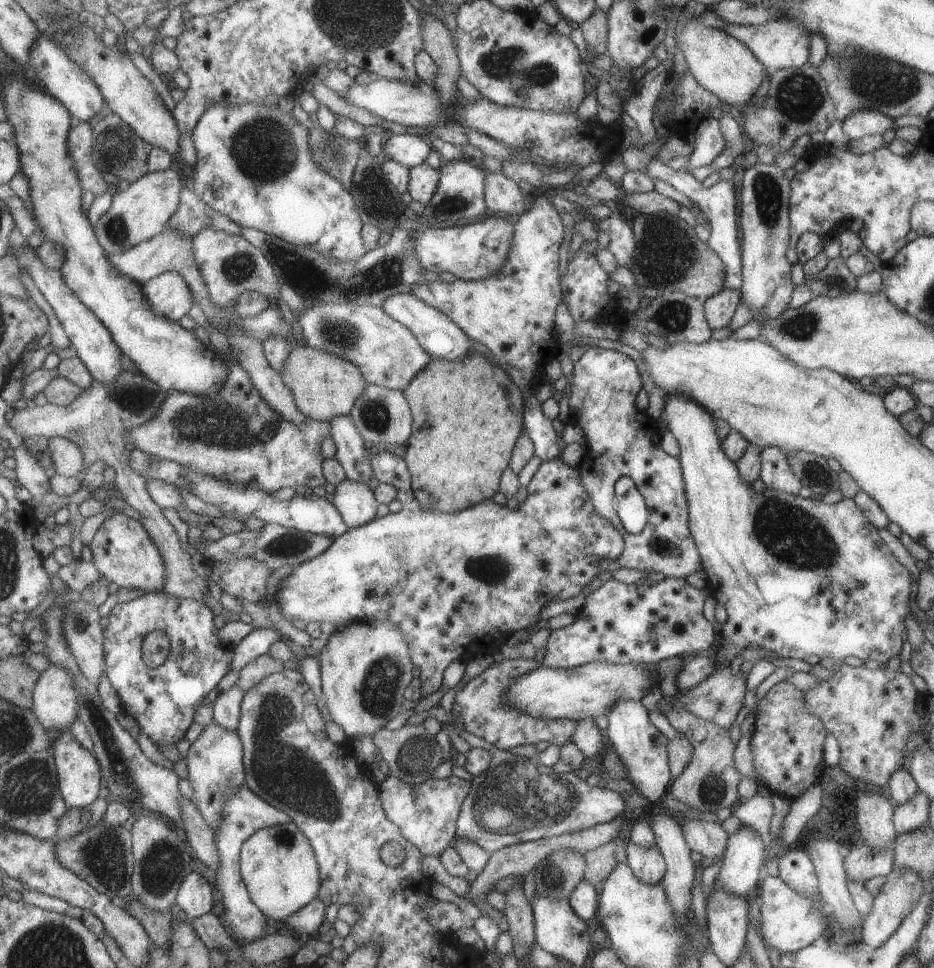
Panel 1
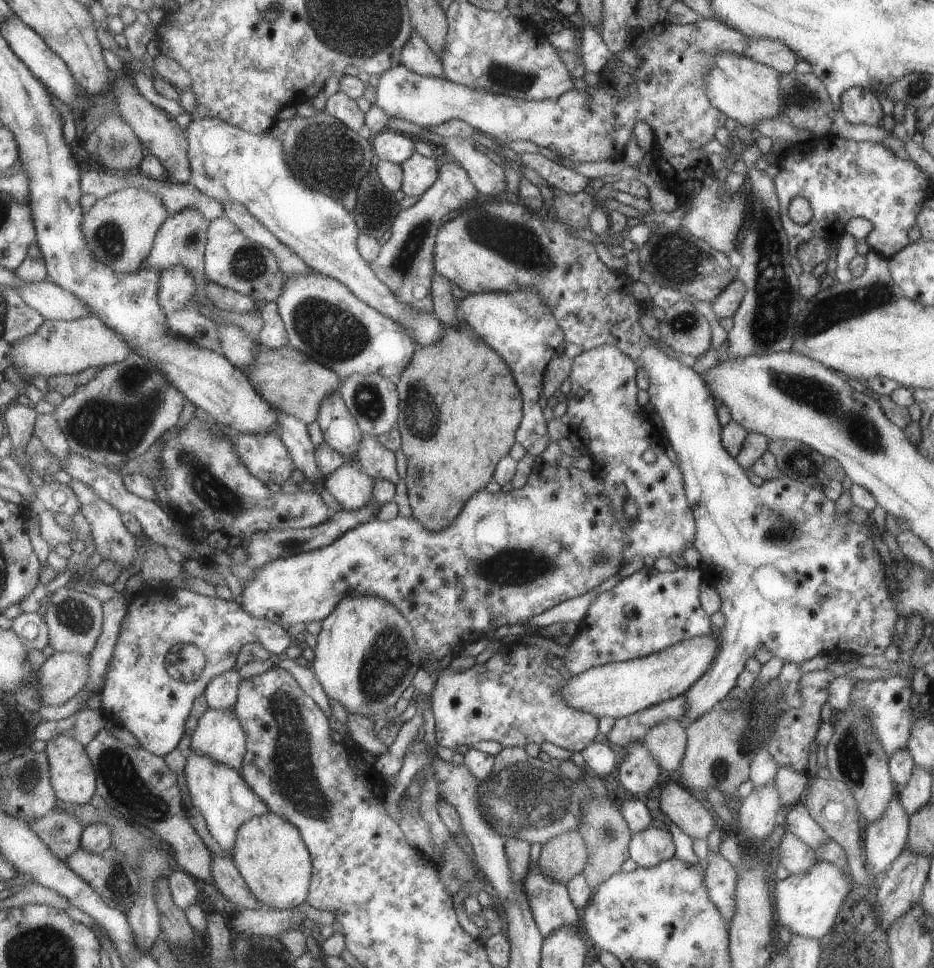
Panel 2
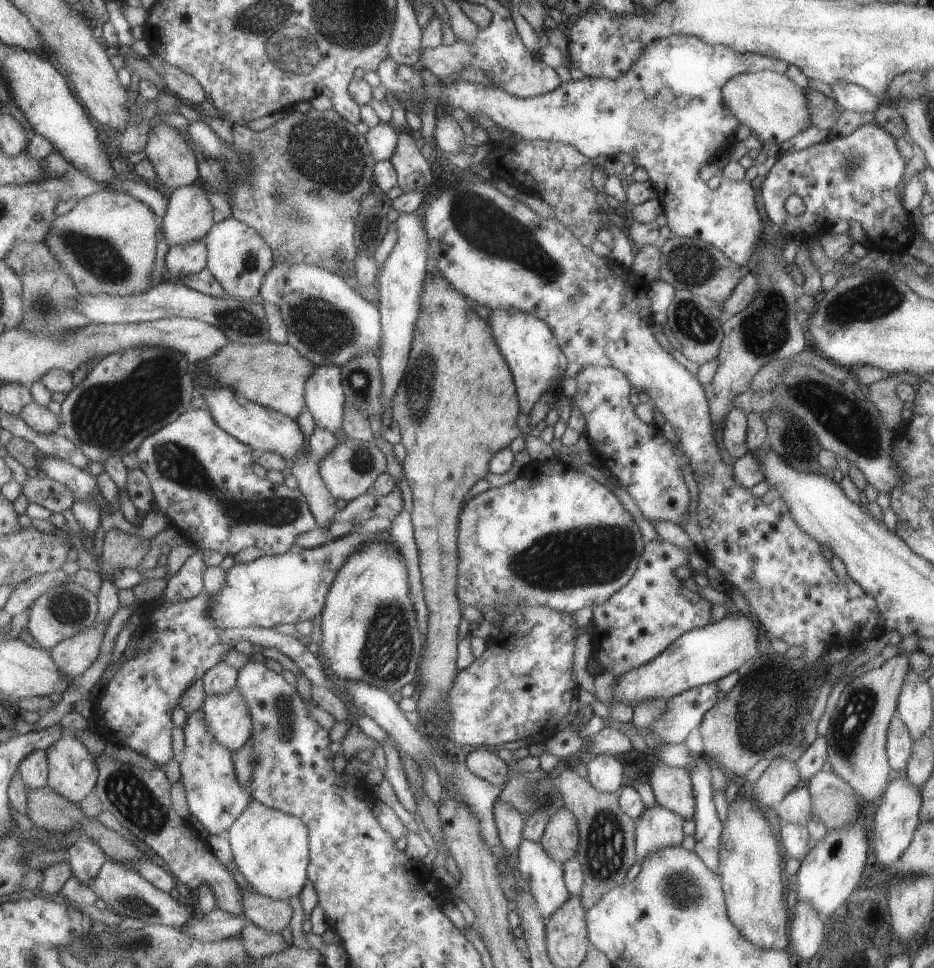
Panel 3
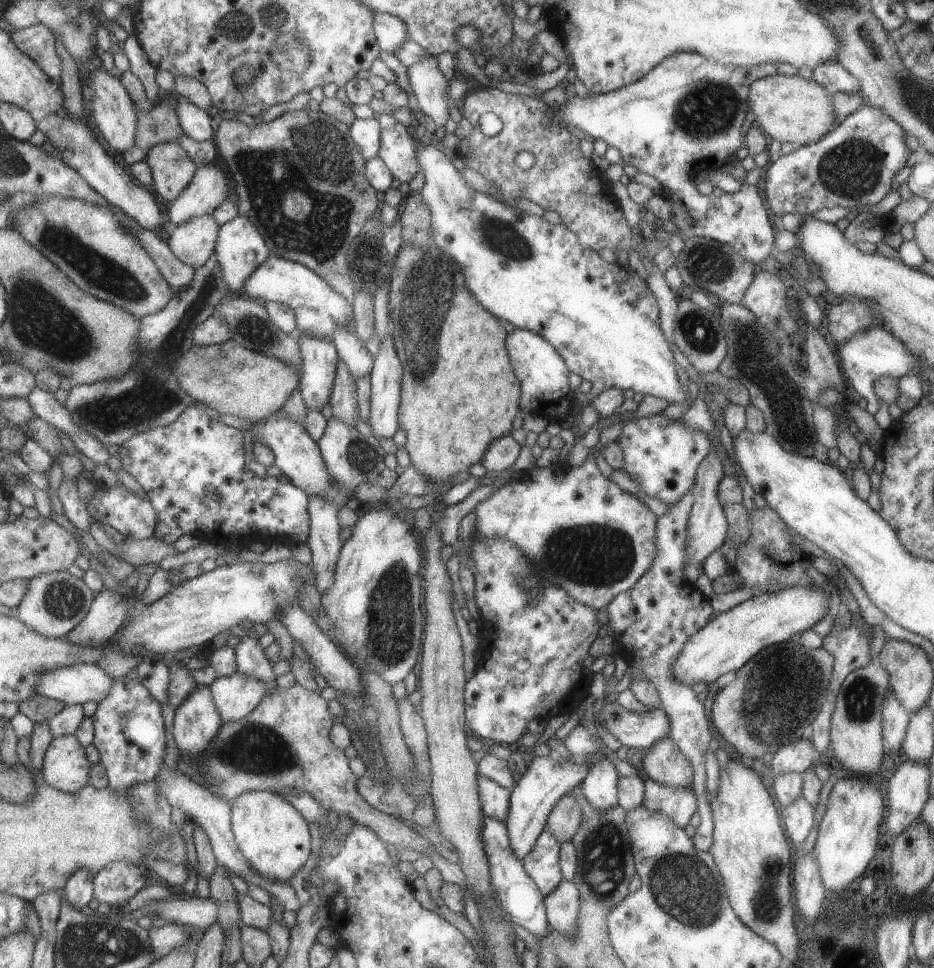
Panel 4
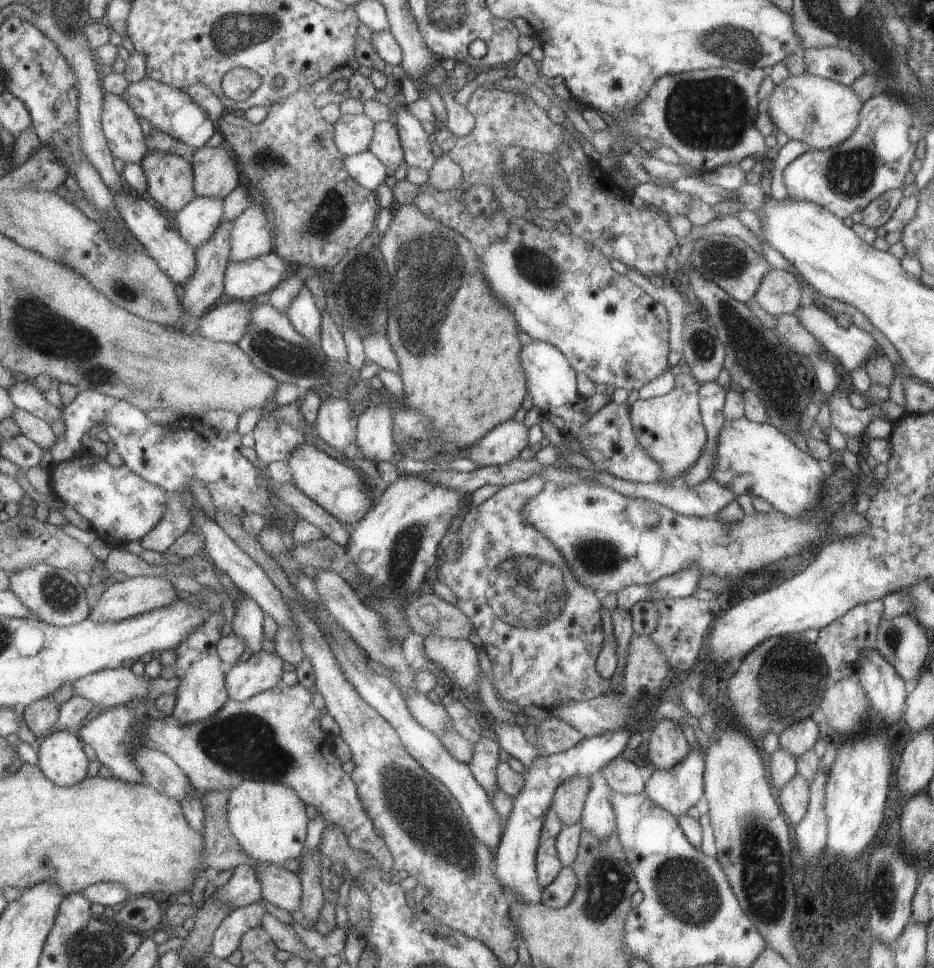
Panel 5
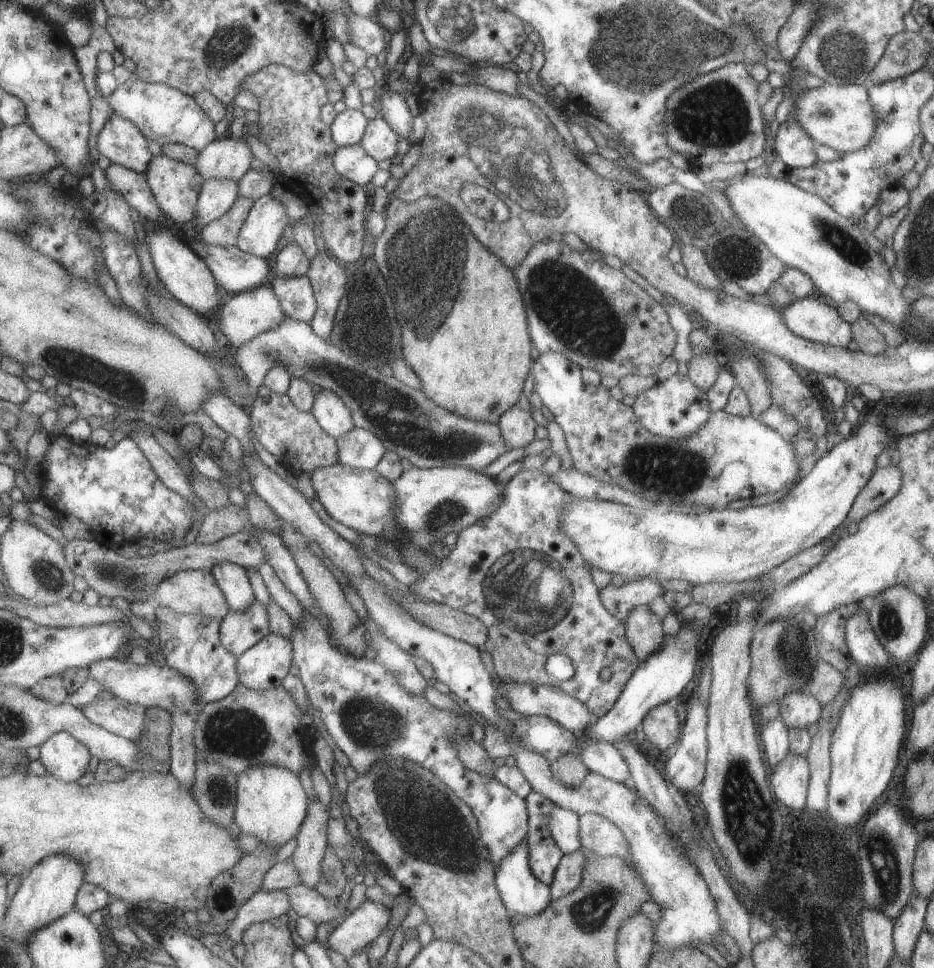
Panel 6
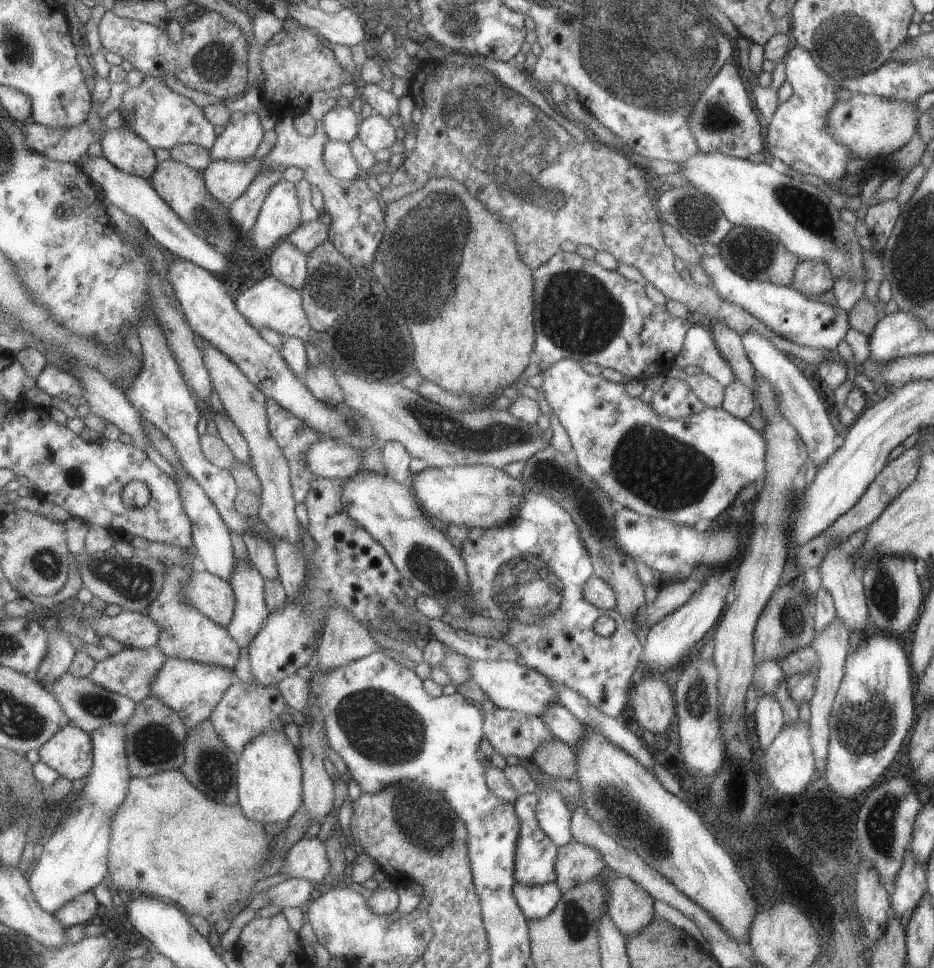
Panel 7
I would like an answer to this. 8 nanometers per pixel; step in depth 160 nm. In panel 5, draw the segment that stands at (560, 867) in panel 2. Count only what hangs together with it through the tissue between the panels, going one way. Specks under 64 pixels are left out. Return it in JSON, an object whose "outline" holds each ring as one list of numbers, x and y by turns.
{"outline":[[581,775,570,776,557,785,550,807,559,817,562,825,569,826,578,822,589,791,589,779]]}

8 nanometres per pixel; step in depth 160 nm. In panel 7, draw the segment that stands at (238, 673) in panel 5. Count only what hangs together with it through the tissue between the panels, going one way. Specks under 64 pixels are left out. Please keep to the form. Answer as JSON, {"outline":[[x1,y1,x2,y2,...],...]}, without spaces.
{"outline":[[313,477,309,483,303,504,308,518,306,530,315,542,315,548,307,551,307,571,304,572,305,578,302,582,304,591,294,601,288,596,284,607,270,613,259,635,249,646,251,672,255,681,266,687,279,686,284,678,294,675,299,668,308,664,320,641,325,617,334,603,349,610,369,634,383,632,392,640,405,643,416,641,417,625,414,619,414,606,404,601,406,595,403,584,405,582,381,544,345,510,344,503,340,499,344,482,345,479,342,478]]}

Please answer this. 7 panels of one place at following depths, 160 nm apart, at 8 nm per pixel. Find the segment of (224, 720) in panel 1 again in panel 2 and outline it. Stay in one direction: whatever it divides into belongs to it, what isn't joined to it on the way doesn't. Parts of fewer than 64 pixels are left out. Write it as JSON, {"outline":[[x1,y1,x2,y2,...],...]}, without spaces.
{"outline":[[237,669,211,679,204,692,209,706,217,710,233,709,237,704,242,676]]}

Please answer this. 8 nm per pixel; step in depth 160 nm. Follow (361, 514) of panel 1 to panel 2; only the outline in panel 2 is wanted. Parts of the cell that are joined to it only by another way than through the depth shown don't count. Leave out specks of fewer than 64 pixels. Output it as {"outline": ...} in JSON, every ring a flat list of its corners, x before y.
{"outline":[[355,460,342,462,333,472,323,476,322,482,340,508,348,511,357,511,371,500,373,483]]}

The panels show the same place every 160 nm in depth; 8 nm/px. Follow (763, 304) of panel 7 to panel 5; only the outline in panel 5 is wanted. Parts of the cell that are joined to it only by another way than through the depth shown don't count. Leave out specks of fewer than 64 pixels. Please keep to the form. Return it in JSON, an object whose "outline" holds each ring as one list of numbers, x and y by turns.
{"outline":[[808,301,805,306,801,305,794,313,800,320,802,327,807,329,809,334,824,346,824,350,828,354,833,355,838,360,847,373,851,372,853,367,857,365,864,366,864,362,873,351,881,351,871,335,863,332,853,324,848,327,841,327,834,314,827,309,825,310,825,307]]}

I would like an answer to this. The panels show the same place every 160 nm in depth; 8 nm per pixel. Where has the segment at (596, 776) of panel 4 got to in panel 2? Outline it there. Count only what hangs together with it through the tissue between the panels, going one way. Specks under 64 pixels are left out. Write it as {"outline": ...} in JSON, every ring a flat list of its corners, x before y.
{"outline":[[597,738,580,751,580,754,585,767,591,768,600,779,609,783,614,778,618,768,617,756,607,744]]}

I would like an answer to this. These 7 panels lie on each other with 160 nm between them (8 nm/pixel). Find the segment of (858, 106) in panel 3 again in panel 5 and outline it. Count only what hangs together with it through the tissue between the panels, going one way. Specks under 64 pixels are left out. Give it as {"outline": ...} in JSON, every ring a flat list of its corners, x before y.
{"outline":[[824,46,801,51,808,75,829,79,845,86,864,73,859,55,839,47]]}

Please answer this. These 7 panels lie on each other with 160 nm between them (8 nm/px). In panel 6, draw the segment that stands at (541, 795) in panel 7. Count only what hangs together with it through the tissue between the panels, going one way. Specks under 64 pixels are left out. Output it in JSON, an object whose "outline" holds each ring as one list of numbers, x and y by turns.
{"outline":[[555,805,548,818,548,829,563,855,581,848,578,837,578,814,572,810]]}

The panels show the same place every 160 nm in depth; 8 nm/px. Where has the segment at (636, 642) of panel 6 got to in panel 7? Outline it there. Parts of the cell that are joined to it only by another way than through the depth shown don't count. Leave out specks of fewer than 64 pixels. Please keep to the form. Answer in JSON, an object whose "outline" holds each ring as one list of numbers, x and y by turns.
{"outline":[[547,447,538,450,523,463,524,467,519,482,529,491,545,494,567,511,578,528,580,539,589,553,593,574,611,587,616,600,614,608,625,620,630,622,636,634,634,618,638,610,642,609,646,603,643,599,644,586,641,585,635,572,634,558,627,555,614,543,614,512,617,506,593,479,580,471,576,465,576,456,573,450,561,453,553,447]]}

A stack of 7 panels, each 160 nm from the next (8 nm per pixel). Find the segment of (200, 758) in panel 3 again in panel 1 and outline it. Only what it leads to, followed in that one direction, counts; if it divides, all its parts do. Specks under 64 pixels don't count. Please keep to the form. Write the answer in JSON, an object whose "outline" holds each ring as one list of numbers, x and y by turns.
{"outline":[[245,784,239,787,234,795,224,804,224,823,216,832,216,839,221,853,221,866,217,870,217,890,221,894,221,902,225,909,223,921,229,926,238,940,247,943,267,935,264,912,252,901,247,885,242,877,242,848,245,841,255,834,255,831,275,826,289,824,292,818,286,812,275,808]]}

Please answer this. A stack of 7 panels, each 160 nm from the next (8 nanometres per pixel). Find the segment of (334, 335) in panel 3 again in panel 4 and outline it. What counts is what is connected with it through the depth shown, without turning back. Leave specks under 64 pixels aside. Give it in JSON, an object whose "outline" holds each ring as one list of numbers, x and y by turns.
{"outline":[[271,256,249,278,239,294,257,299,263,303,279,301,288,304,295,310,298,318,298,328,301,331,311,331,330,340,336,328,346,330,347,323,353,323,352,305,339,293,335,292,316,272,294,260,282,256]]}

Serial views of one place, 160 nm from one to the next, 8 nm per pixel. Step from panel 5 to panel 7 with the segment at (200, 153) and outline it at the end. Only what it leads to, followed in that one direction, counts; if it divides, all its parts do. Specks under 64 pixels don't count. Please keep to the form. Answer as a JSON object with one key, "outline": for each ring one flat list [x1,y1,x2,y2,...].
{"outline":[[257,110,248,113,235,111,230,121,220,130,212,148,212,158,213,160,230,160,239,163,248,161,255,156,255,152,257,152,257,148,261,146,263,140,265,140,265,128,261,124,261,118,259,118]]}

